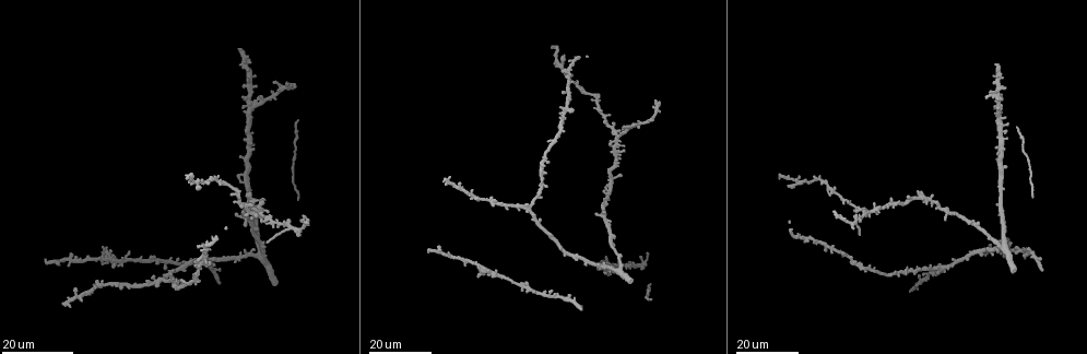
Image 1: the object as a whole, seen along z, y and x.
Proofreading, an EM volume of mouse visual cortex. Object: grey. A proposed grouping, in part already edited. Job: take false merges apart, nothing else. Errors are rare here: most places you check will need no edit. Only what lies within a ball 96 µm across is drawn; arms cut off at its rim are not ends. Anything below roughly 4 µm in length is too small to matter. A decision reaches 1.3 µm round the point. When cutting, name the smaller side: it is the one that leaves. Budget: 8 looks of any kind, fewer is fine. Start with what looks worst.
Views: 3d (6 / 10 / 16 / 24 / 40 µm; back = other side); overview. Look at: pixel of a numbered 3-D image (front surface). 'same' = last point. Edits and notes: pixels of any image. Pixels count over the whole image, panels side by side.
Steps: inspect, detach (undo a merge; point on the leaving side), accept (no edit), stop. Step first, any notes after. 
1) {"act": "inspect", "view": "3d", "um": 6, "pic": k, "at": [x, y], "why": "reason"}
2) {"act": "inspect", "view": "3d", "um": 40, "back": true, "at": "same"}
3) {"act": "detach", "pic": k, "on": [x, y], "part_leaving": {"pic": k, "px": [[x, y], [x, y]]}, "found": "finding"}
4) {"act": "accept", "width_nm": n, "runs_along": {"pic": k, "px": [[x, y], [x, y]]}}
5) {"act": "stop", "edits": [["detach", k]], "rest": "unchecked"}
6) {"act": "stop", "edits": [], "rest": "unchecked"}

{"act": "inspect", "view": "3d", "um": 24, "pic": 1, "at": [288, 229], "why": "a fork"}

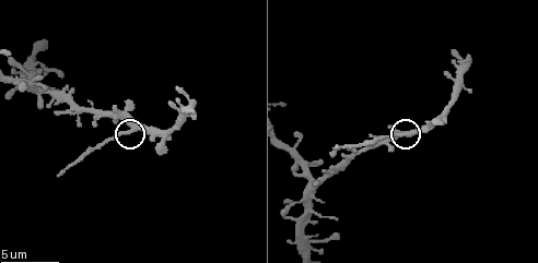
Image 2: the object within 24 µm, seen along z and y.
{"act": "inspect", "view": "3d", "um": 10, "pic": 2, "at": [409, 136], "why": "zoom in"}

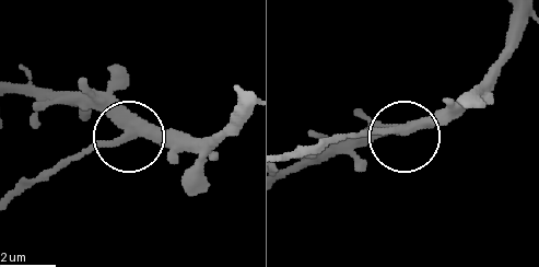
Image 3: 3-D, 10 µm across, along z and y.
{"act": "inspect", "view": "3d", "um": 6, "pic": 3, "at": [127, 138]}

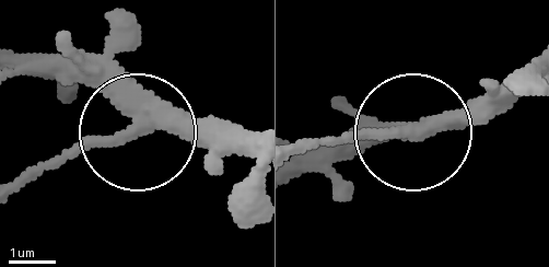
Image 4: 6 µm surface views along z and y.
{"act": "detach", "pic": 4, "on": [63, 162], "arms": 3, "part_leaving": {"pic": 4, "px": [[127, 135], [72, 143], [25, 171]]}, "found": "two neurons meet here"}

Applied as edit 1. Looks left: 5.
{"act": "inspect", "view": "3d", "um": 24, "pic": 1, "at": [621, 269]}

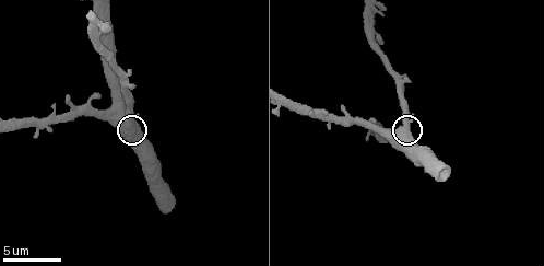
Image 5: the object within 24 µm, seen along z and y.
{"act": "inspect", "view": "3d", "um": 10, "pic": 5, "at": [407, 126], "why": "zoom in"}

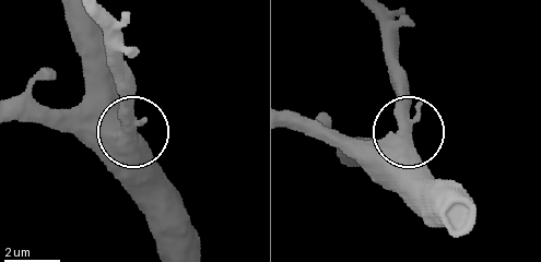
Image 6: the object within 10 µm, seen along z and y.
{"act": "accept", "width_nm": 490, "found": "all the same neuron"}

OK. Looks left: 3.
{"act": "inspect", "view": "3d", "um": 16, "pic": 1, "at": [160, 280], "why": "looks like a crossing"}

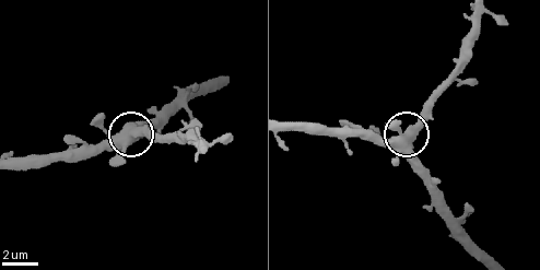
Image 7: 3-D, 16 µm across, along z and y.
{"act": "inspect", "view": "3d", "um": 10, "pic": 7, "at": [401, 137], "why": "closer look"}

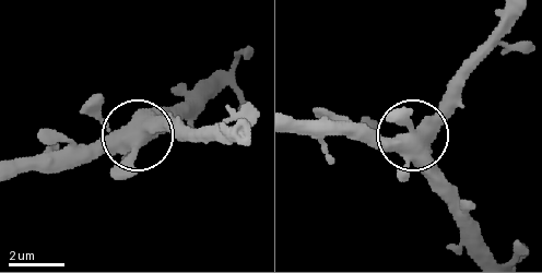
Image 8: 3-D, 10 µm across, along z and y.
{"act": "accept", "side_arm_um": 33, "found": "all the same neuron"}

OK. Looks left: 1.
{"act": "inspect", "view": "3d", "um": 10, "pic": 2, "at": [39, 91], "why": "four arms meet"}

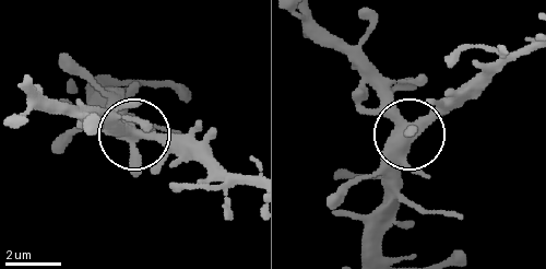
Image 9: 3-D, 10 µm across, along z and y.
{"act": "accept", "found": "continuous, no second neuron"}

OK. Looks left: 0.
{"act": "stop", "edits": [["detach", 4]], "rest": "unchecked"}

